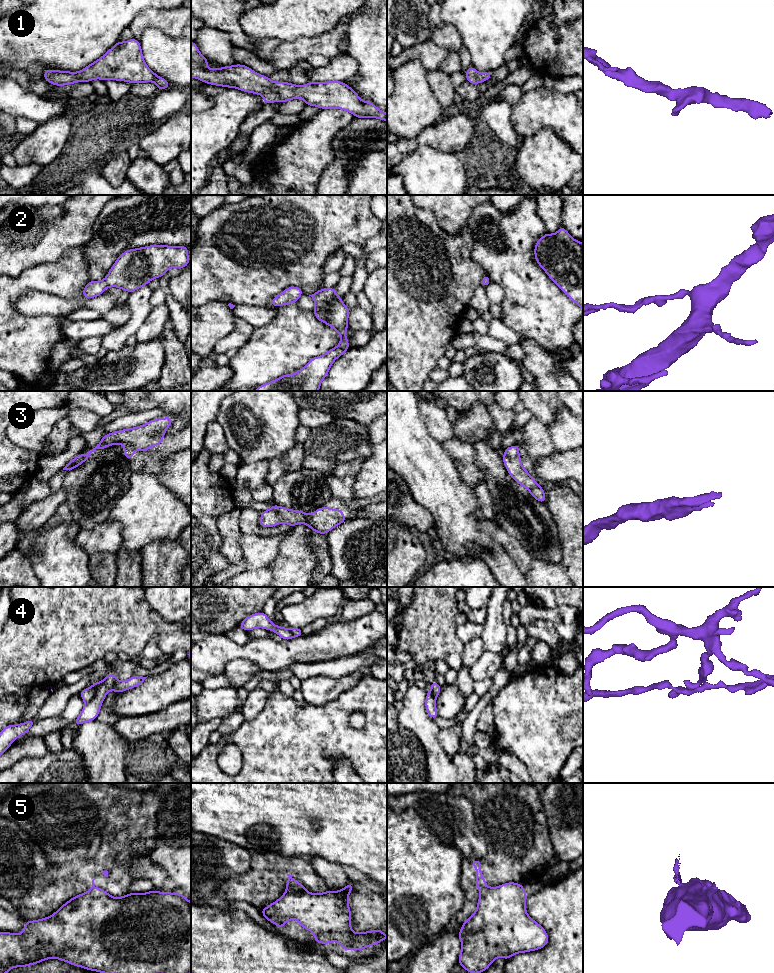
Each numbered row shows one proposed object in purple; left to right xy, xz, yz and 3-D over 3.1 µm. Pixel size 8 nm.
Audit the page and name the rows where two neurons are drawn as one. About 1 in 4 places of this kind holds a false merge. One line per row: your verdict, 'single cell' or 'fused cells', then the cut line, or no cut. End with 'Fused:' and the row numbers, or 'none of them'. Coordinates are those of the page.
1: single cell; cut none
2: single cell; cut none
3: single cell; cut none
4: fused cells; cut xy (102, 682), (94, 696), (85, 703)
5: fused cells; cut yz (486, 886), (480, 890)
Fused: 4, 5

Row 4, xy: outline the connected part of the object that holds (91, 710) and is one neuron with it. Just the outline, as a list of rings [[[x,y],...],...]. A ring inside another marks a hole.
[[[109,673],[103,679],[103,682],[99,689],[96,691],[94,698],[90,702],[85,703],[79,716],[75,719],[74,724],[80,726],[85,722],[91,722],[95,720],[100,713],[100,708],[104,698],[118,681],[119,680],[116,678],[115,674]]]

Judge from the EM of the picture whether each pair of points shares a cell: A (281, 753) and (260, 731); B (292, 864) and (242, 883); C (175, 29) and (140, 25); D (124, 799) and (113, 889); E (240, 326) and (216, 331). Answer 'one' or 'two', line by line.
A: one
B: one
C: one
D: one
E: two

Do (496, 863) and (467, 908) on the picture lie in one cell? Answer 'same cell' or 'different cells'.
same cell

